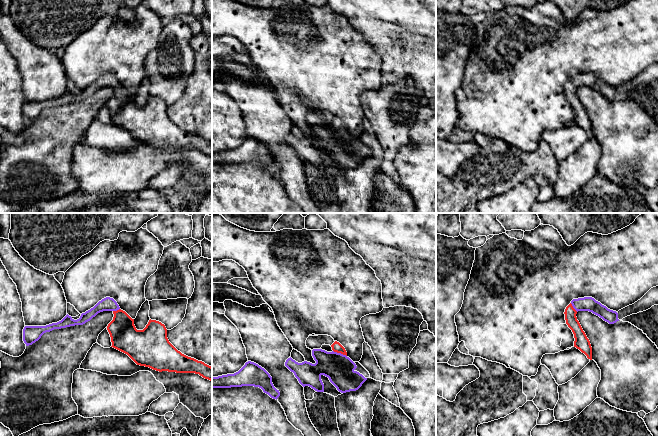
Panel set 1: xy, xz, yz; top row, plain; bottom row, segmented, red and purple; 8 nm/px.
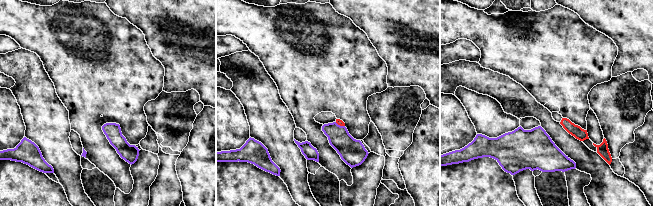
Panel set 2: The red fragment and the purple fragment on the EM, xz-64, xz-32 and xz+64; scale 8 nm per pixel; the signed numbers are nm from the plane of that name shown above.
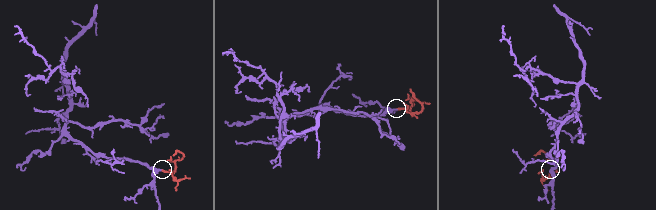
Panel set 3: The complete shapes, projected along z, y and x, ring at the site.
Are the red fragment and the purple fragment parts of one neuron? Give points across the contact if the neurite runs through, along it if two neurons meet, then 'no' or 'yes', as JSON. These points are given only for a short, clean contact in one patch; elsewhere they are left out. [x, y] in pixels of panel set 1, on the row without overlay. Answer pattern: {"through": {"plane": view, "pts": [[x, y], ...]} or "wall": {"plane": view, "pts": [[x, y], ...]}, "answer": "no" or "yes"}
{"through": {"plane": "xz", "pts": [[336, 122], [340, 128], [339, 144]]}, "answer": "yes"}

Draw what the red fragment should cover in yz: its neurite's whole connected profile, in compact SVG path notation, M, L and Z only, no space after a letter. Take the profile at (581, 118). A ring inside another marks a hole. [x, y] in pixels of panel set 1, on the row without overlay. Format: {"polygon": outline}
{"polygon": "M592 73L573 75L566 83L564 88L565 96L566 100L574 110L574 123L584 129L588 135L592 136L592 123L589 115L577 96L576 90L578 87L592 88L609 100L614 100L619 97L618 89L608 85L606 82L602 81Z"}

